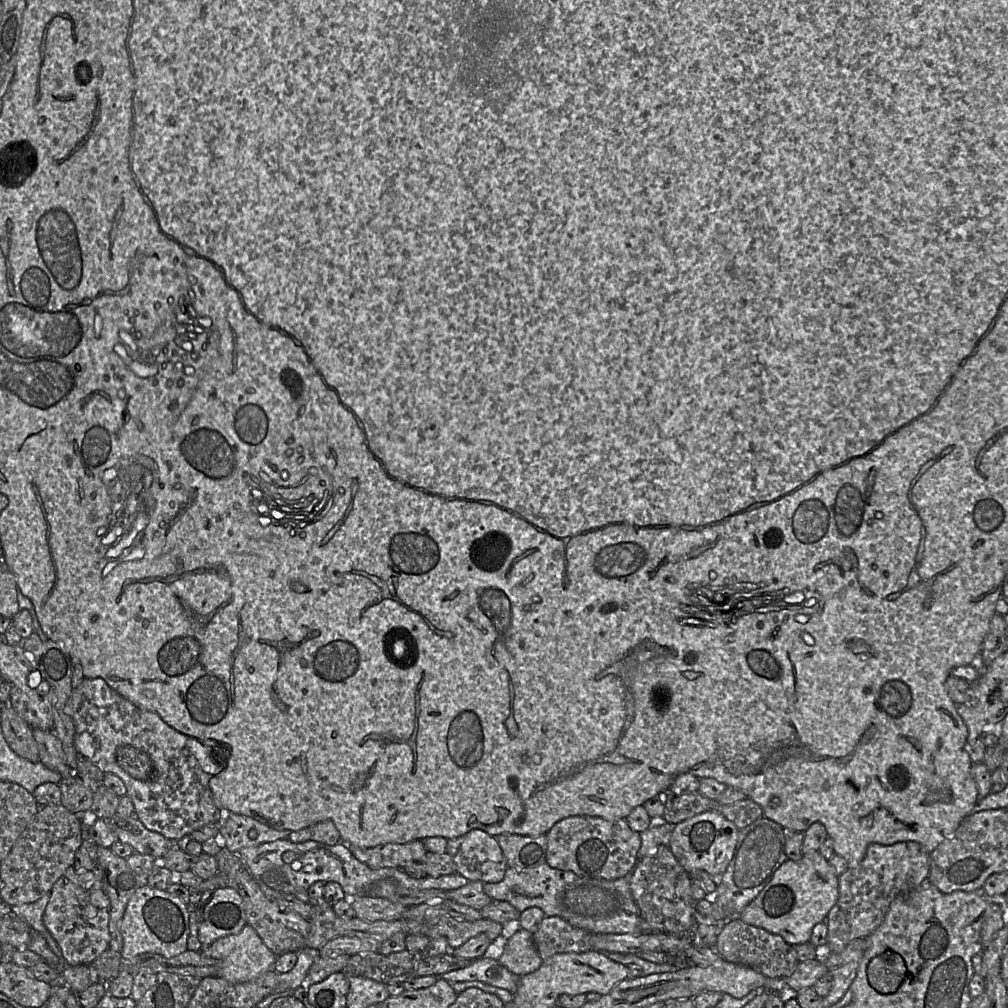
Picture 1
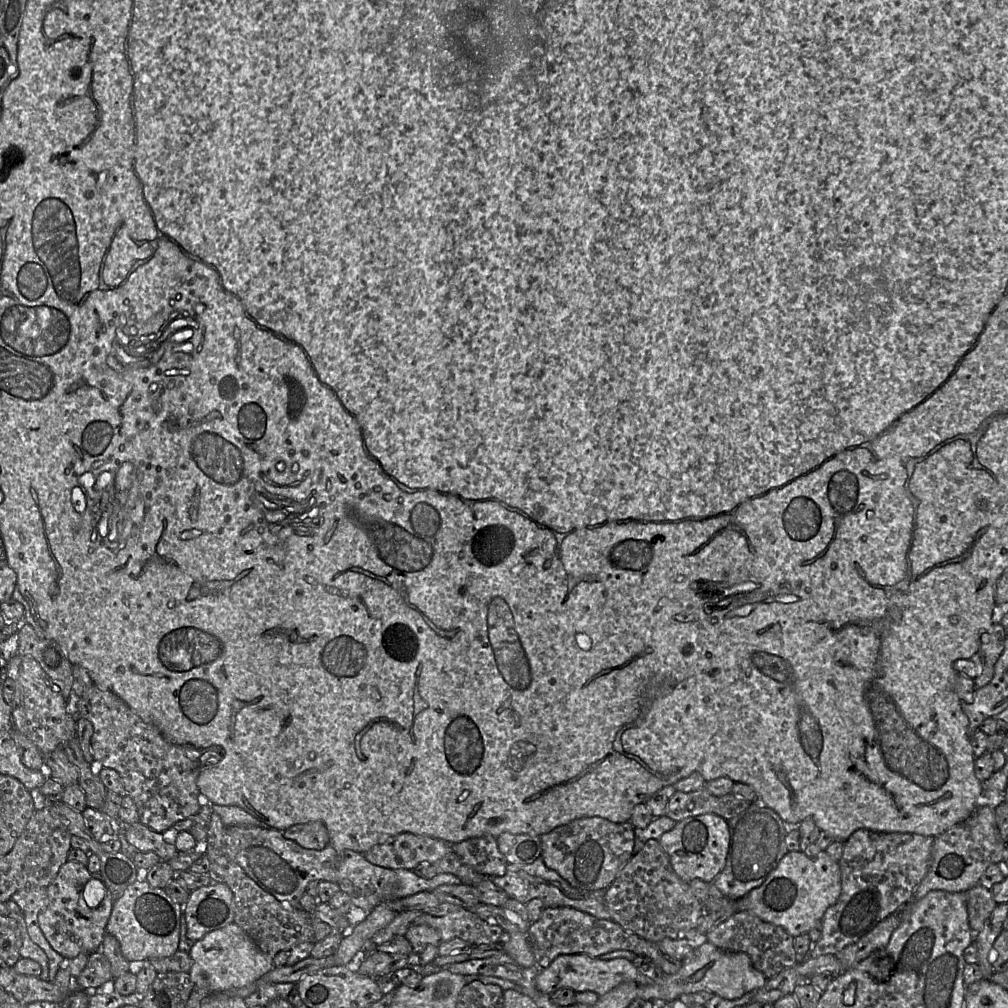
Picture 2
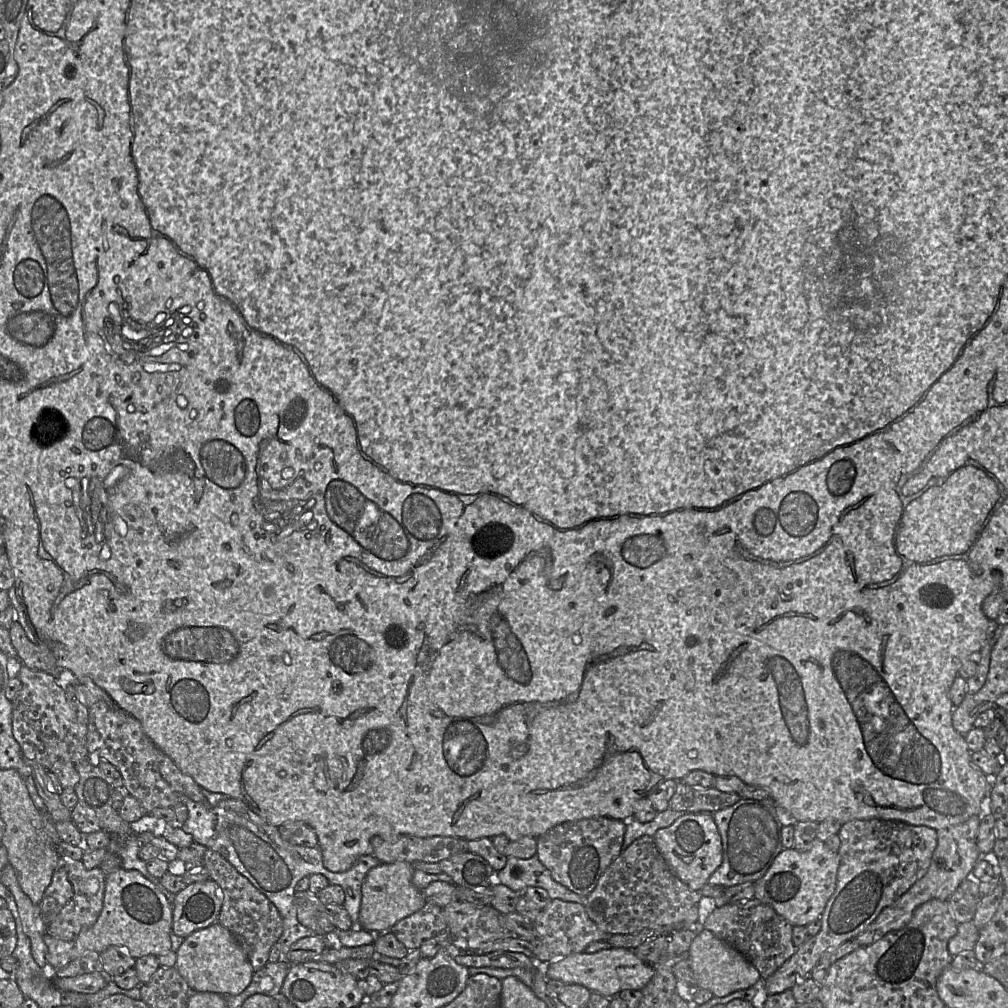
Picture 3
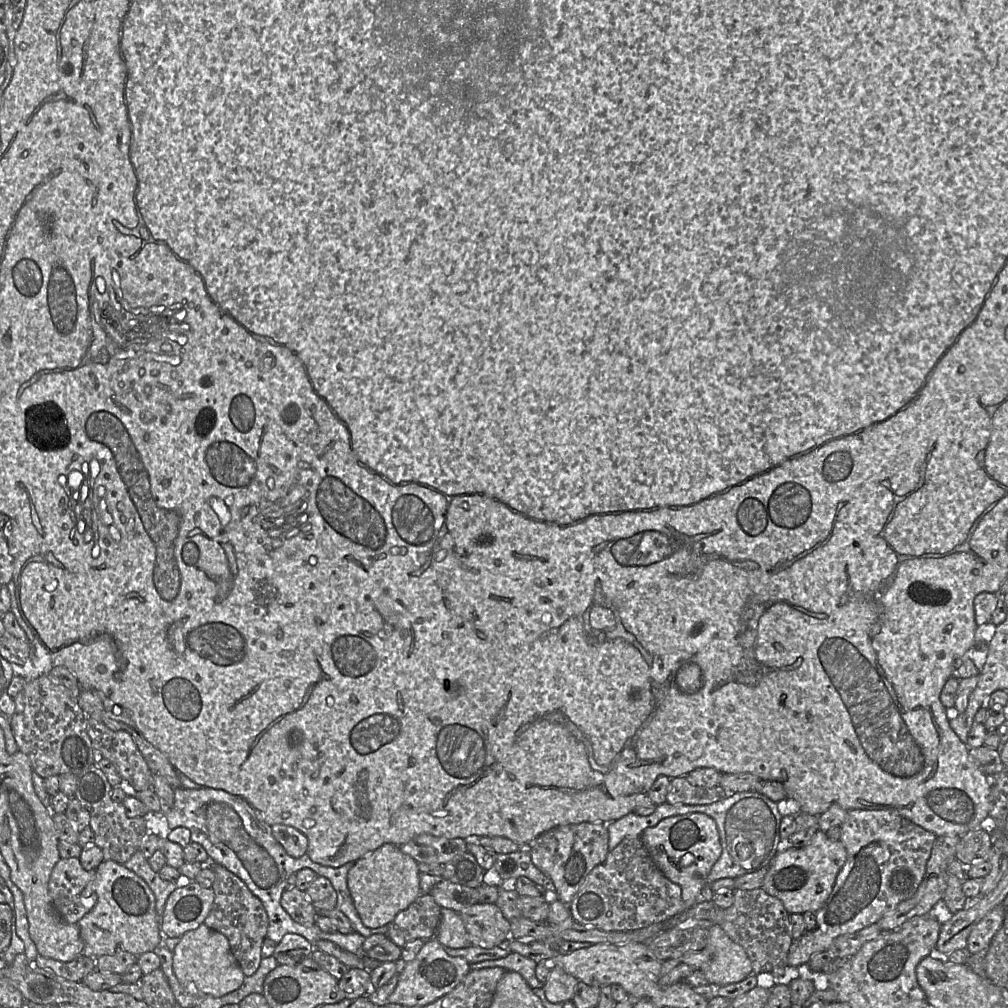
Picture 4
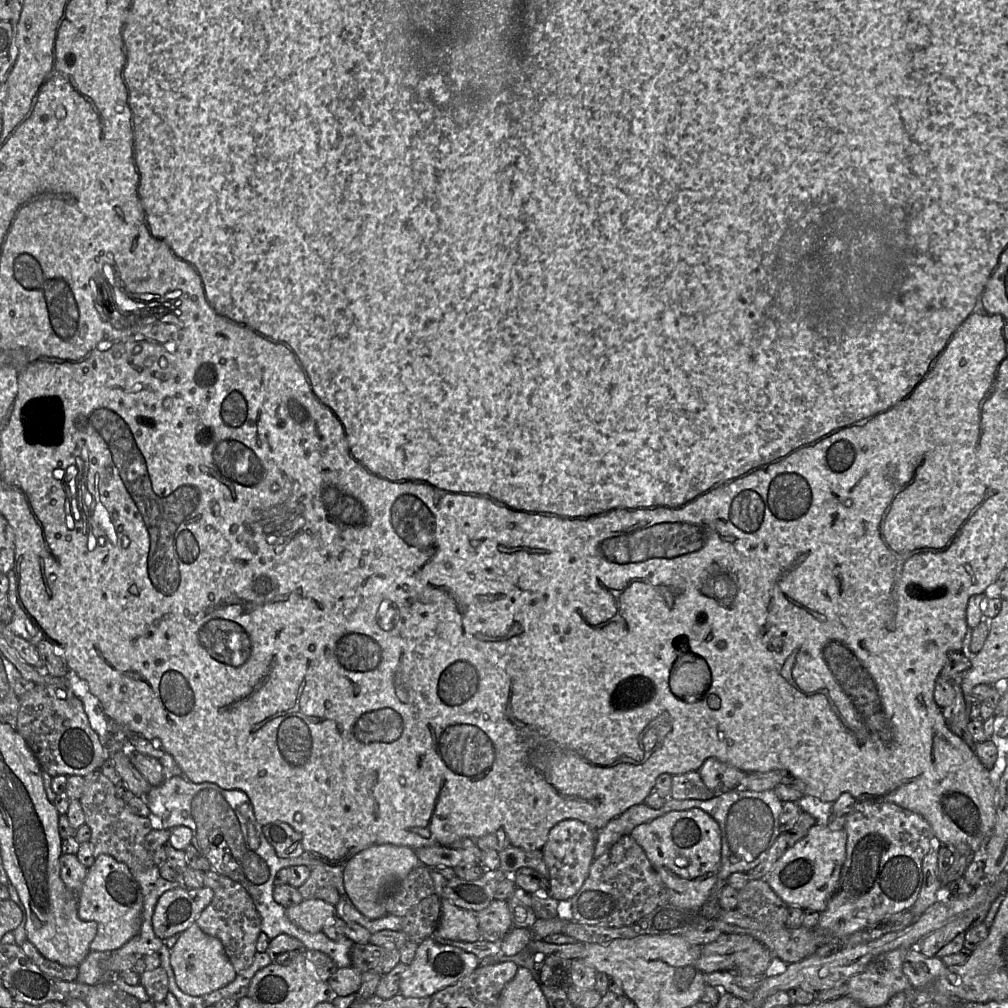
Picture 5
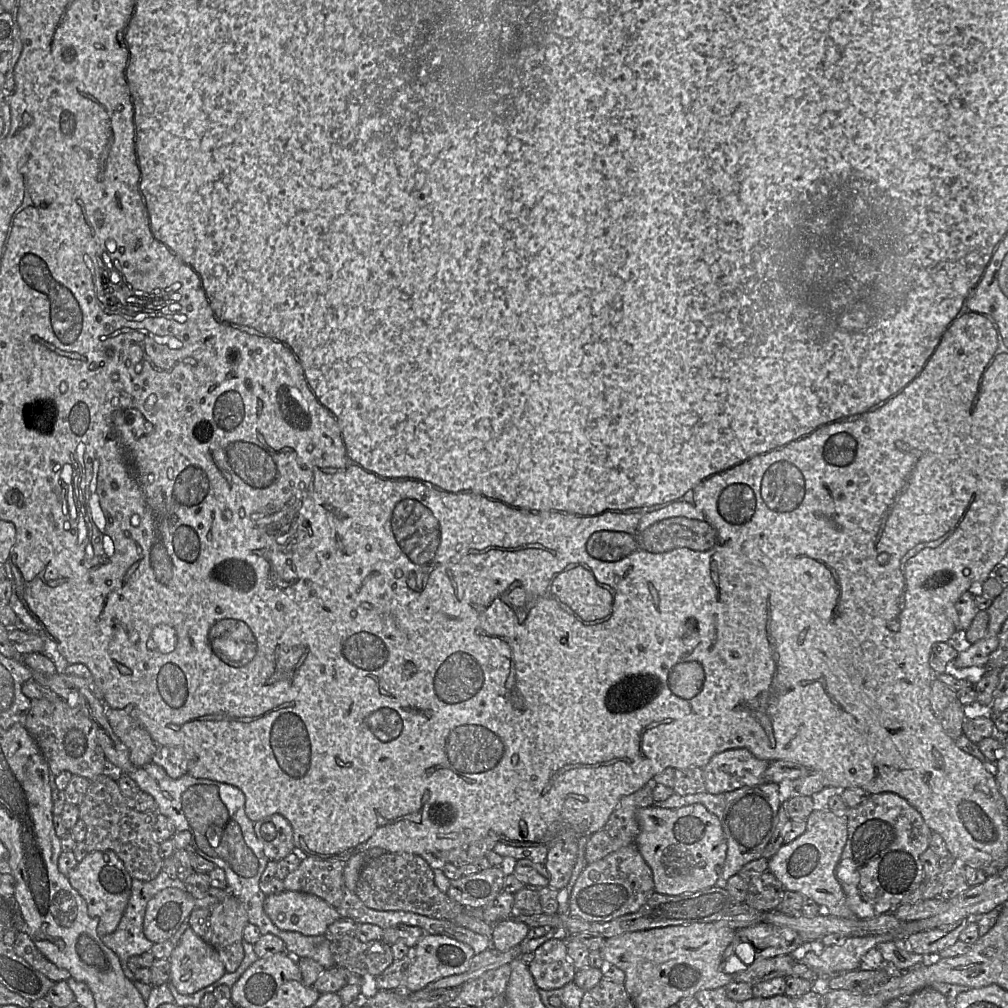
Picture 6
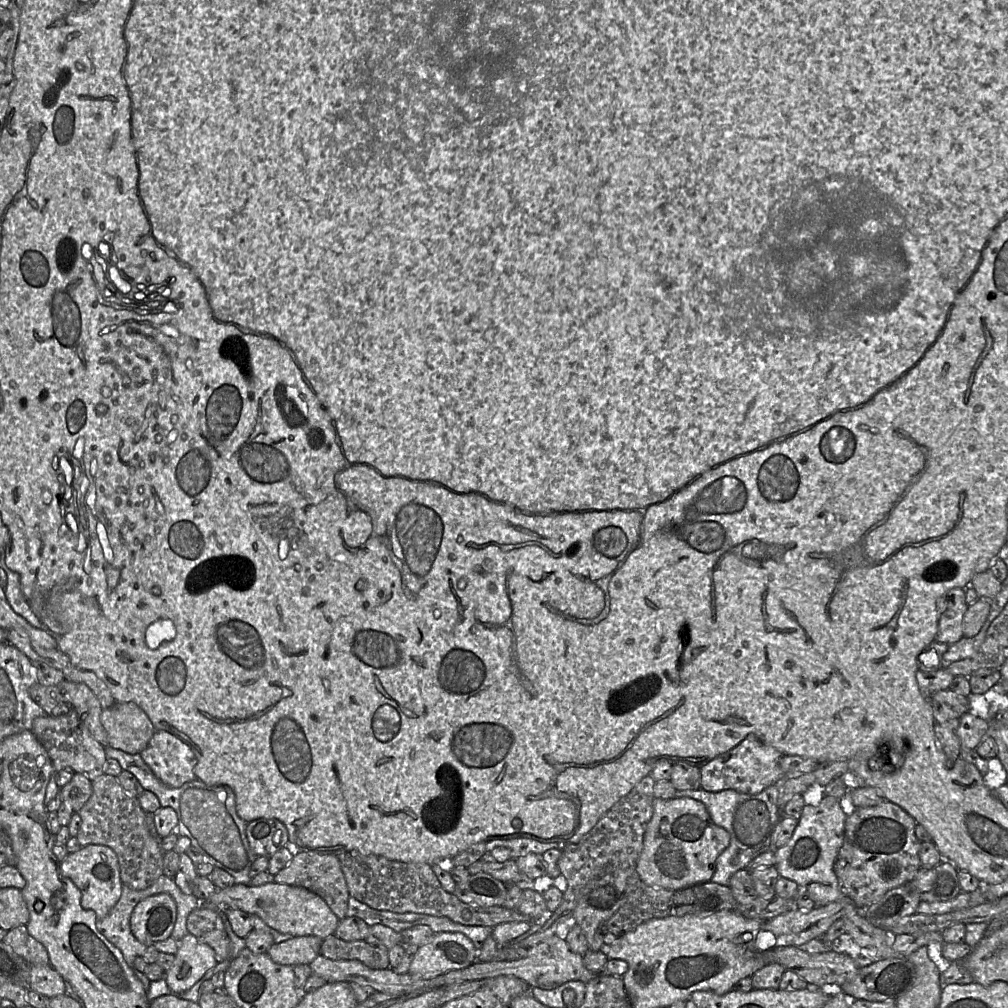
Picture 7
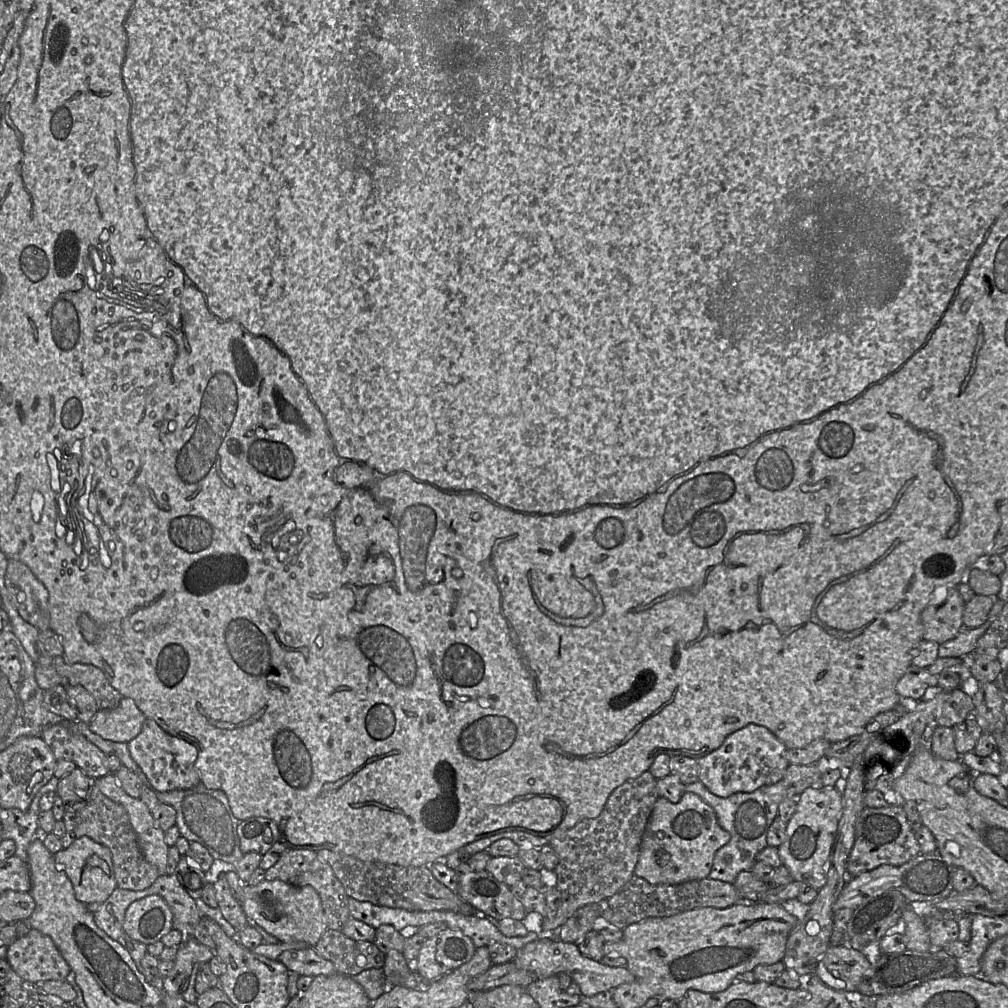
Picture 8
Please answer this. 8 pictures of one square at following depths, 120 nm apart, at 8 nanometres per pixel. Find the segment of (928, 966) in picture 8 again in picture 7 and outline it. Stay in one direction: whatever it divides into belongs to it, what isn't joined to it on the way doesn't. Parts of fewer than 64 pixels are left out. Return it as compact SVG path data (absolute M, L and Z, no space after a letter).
M896 955L859 969L840 990L850 1001L896 1000L911 988L914 980L914 964L905 955Z

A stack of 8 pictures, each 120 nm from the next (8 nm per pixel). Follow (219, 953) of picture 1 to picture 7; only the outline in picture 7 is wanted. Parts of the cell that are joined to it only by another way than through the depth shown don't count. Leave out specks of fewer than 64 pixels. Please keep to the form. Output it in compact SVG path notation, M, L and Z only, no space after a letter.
M187 933L180 941L177 941L177 953L174 956L174 963L166 971L164 977L168 987L174 994L180 994L189 990L203 978L208 970L218 964L215 959L215 951L209 945L200 942L190 933Z

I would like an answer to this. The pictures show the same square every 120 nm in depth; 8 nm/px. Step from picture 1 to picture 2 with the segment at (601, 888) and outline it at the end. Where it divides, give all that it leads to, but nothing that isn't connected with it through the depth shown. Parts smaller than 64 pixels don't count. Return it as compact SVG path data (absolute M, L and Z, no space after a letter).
M541 858L530 864L507 864L503 876L489 877L494 885L503 889L509 898L526 904L531 899L541 899L545 908L571 907L593 915L599 919L610 920L610 914L604 902L605 890L582 890L571 886L557 872L549 869Z

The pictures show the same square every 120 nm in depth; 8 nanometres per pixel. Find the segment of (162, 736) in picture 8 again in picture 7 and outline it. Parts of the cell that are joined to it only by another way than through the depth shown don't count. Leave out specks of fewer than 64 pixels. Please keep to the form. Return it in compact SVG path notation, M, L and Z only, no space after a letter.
M155 731L147 748L140 753L140 756L155 776L166 786L179 788L183 784L197 779L194 772L197 758L193 749L169 732Z

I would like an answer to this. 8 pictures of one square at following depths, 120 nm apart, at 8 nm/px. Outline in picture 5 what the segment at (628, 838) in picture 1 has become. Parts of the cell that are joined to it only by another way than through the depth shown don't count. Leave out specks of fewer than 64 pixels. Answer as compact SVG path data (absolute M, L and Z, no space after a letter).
M568 819L559 822L549 832L542 847L544 862L549 871L549 895L557 901L570 901L586 880L594 860L597 831L587 824Z

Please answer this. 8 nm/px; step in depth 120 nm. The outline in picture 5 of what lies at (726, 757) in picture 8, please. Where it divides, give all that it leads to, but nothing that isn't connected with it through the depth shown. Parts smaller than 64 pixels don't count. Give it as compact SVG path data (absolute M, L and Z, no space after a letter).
M712 757L708 758L698 771L705 785L713 791L739 789L741 781L747 774L735 766Z

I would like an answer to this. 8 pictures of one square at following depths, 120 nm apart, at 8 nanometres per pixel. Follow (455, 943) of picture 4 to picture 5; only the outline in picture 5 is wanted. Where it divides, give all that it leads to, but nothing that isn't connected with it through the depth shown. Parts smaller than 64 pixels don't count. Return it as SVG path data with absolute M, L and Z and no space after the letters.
M440 897L441 916L433 933L443 939L475 942L481 939L476 912L462 909Z

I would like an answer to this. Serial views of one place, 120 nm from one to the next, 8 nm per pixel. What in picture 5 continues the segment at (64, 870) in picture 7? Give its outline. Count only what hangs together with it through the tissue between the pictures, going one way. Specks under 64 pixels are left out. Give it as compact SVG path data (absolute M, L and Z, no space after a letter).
M101 854L88 868L78 894L78 916L83 921L97 923L97 933L90 943L91 952L113 951L136 936L142 924L143 895L129 867L112 856Z

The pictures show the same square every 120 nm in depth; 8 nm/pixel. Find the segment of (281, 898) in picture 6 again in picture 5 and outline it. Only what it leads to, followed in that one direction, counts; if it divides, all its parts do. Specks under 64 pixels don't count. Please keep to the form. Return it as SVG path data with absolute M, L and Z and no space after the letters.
M304 899L286 908L286 915L296 926L309 933L317 933L336 917L336 908L321 899Z

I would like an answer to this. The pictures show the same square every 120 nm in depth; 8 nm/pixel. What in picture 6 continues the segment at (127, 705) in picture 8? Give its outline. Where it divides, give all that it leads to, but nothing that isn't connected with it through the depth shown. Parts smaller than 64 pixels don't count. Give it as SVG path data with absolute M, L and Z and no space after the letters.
M107 708L105 715L113 732L127 747L133 766L140 768L152 762L159 746L146 729L124 709Z

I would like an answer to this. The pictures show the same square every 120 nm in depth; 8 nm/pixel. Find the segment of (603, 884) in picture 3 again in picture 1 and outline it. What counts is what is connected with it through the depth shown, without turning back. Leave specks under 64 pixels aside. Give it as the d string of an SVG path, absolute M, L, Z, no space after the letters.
M661 844L651 855L638 860L632 870L630 889L640 916L650 931L679 936L695 922L697 901L691 891L691 877L668 846Z

